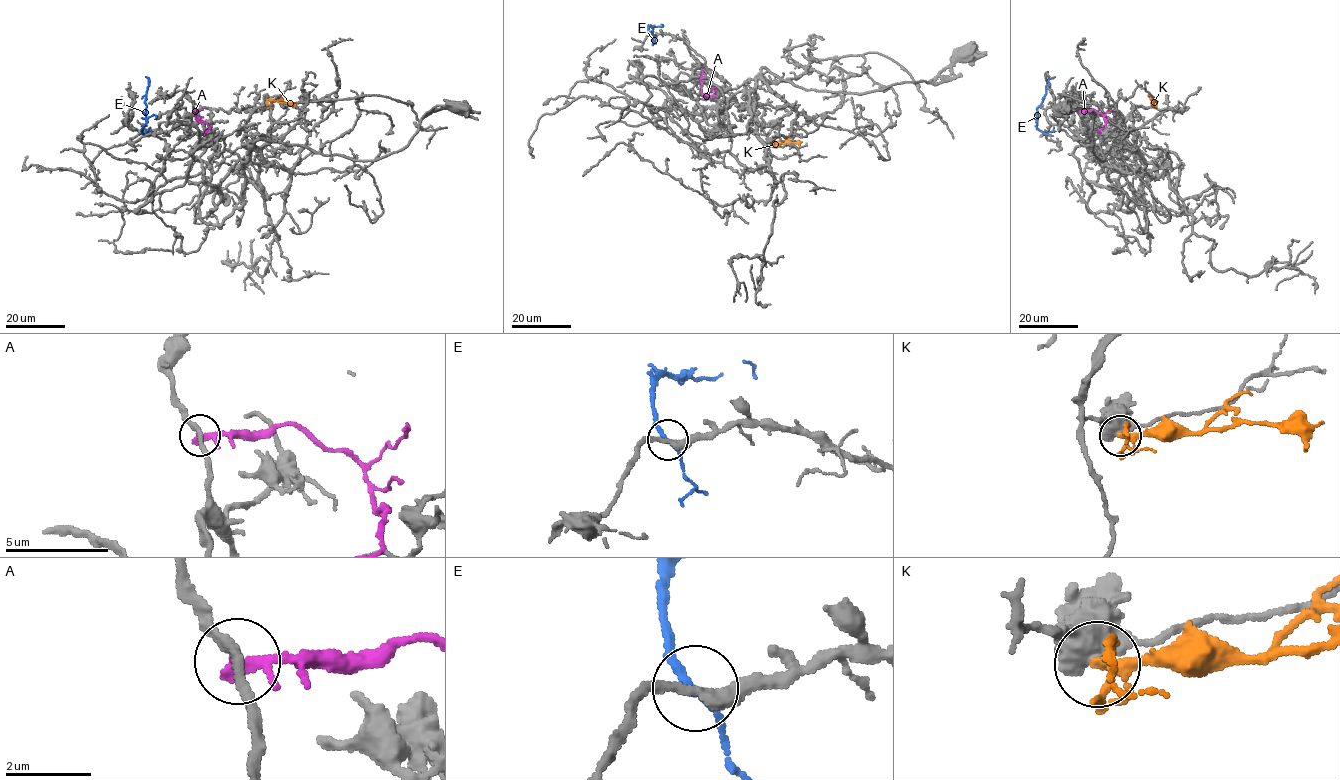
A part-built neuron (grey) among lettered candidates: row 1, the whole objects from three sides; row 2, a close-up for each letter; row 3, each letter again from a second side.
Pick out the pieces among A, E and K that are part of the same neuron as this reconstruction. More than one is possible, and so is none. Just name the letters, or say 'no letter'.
E

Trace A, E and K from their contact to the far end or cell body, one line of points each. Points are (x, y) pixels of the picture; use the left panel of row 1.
A: (195, 110), (196, 119), (210, 127), (203, 135)
E: (144, 135), (141, 131), (146, 123), (145, 97), (149, 83), (145, 77)
K: (266, 99), (295, 103)

